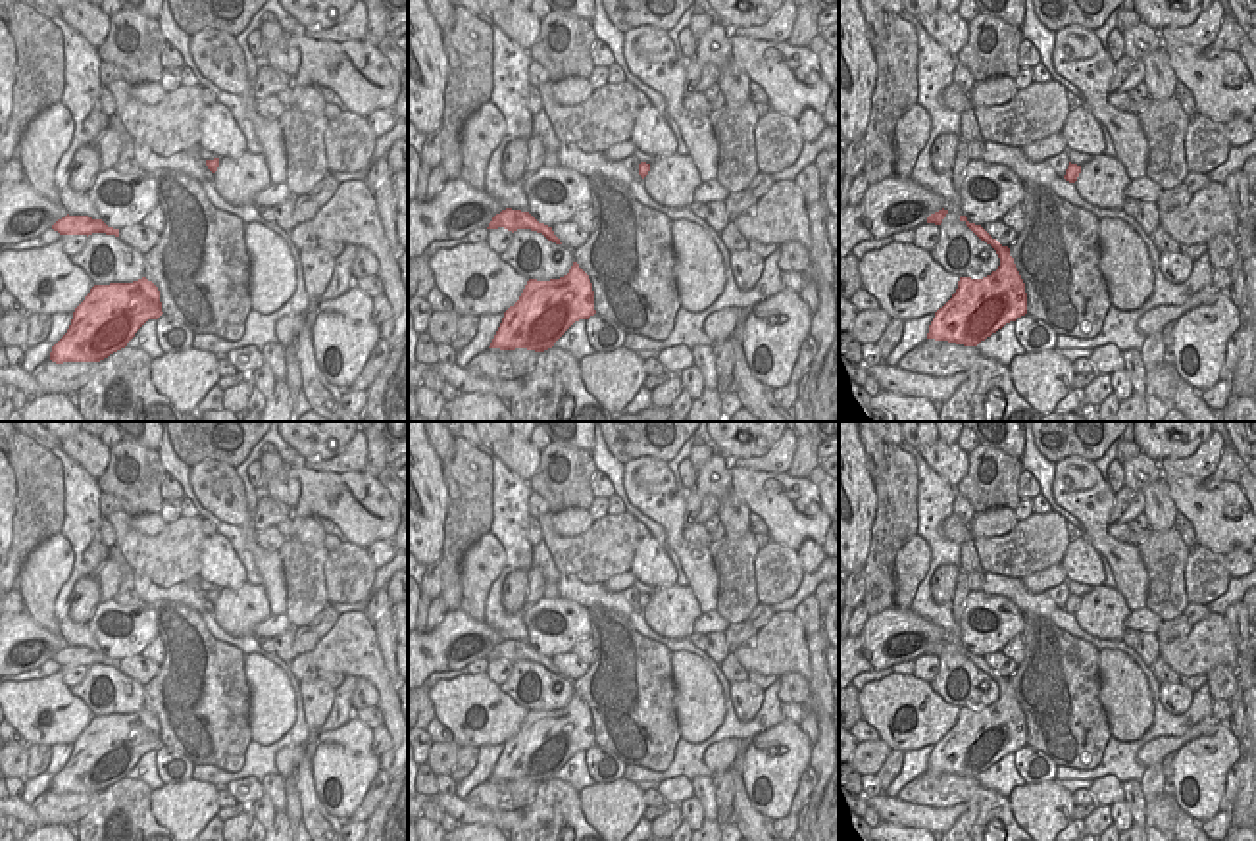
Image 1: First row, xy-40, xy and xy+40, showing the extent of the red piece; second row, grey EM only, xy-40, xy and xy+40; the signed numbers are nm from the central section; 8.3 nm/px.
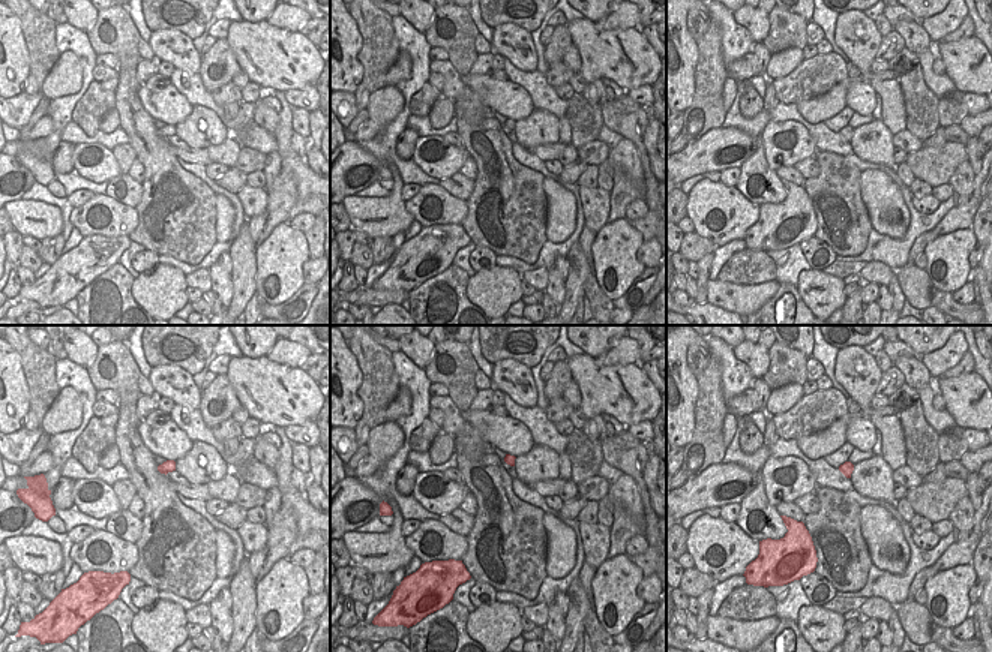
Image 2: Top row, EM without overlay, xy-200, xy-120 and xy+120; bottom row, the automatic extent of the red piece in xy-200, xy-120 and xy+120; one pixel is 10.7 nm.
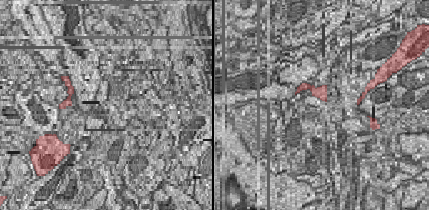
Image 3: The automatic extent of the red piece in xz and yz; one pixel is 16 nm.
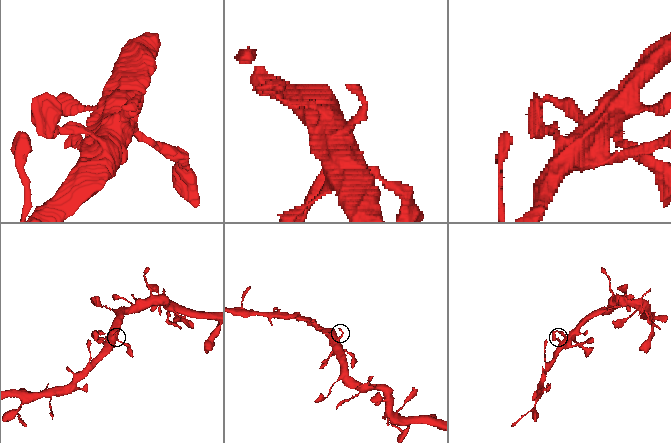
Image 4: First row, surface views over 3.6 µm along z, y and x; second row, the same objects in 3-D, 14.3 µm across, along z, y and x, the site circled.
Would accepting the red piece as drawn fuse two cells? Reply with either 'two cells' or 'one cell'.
one cell

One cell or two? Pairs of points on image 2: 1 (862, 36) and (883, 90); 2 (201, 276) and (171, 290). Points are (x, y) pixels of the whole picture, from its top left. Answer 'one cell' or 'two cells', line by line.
1: one cell
2: two cells

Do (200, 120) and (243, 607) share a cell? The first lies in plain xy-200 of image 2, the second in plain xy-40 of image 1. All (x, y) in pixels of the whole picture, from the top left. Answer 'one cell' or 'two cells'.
one cell

